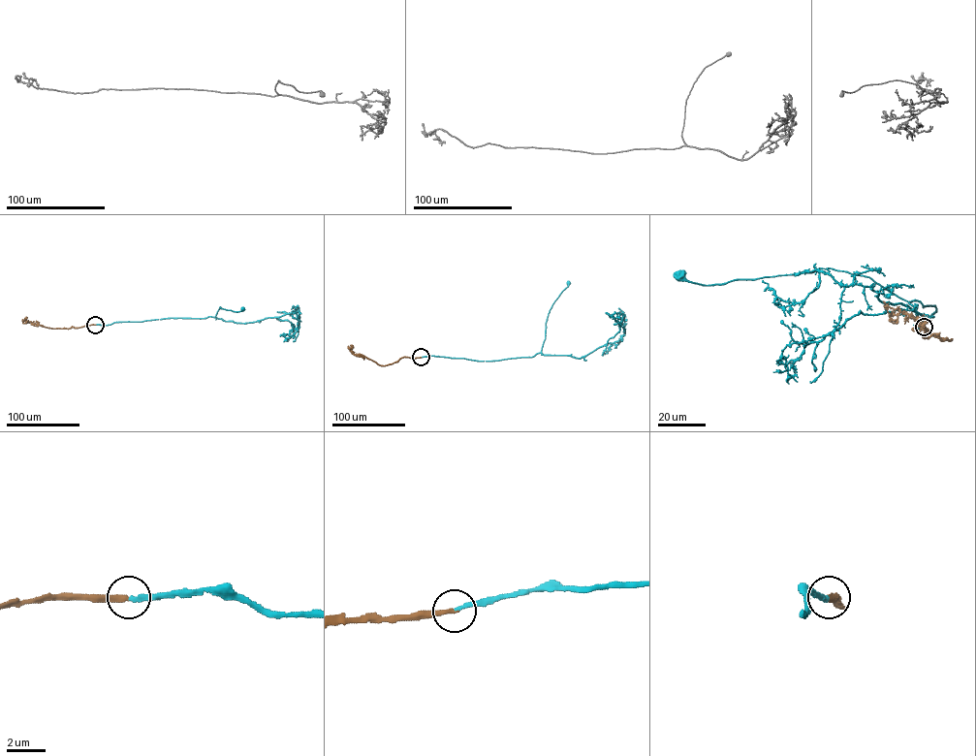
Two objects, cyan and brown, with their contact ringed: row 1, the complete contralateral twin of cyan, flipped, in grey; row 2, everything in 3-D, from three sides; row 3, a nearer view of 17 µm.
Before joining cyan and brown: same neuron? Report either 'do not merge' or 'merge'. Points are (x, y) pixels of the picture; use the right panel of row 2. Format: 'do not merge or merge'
merge

